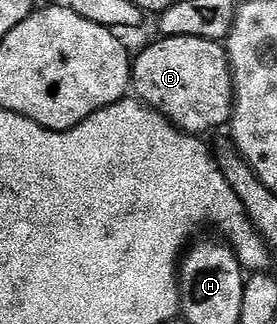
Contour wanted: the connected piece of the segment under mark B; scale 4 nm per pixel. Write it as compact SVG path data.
M162 36L155 44L148 45L139 56L133 57L132 92L146 107L158 112L179 132L203 134L202 132L210 132L213 128L225 129L234 112L234 83L225 47L219 41L208 38Z

